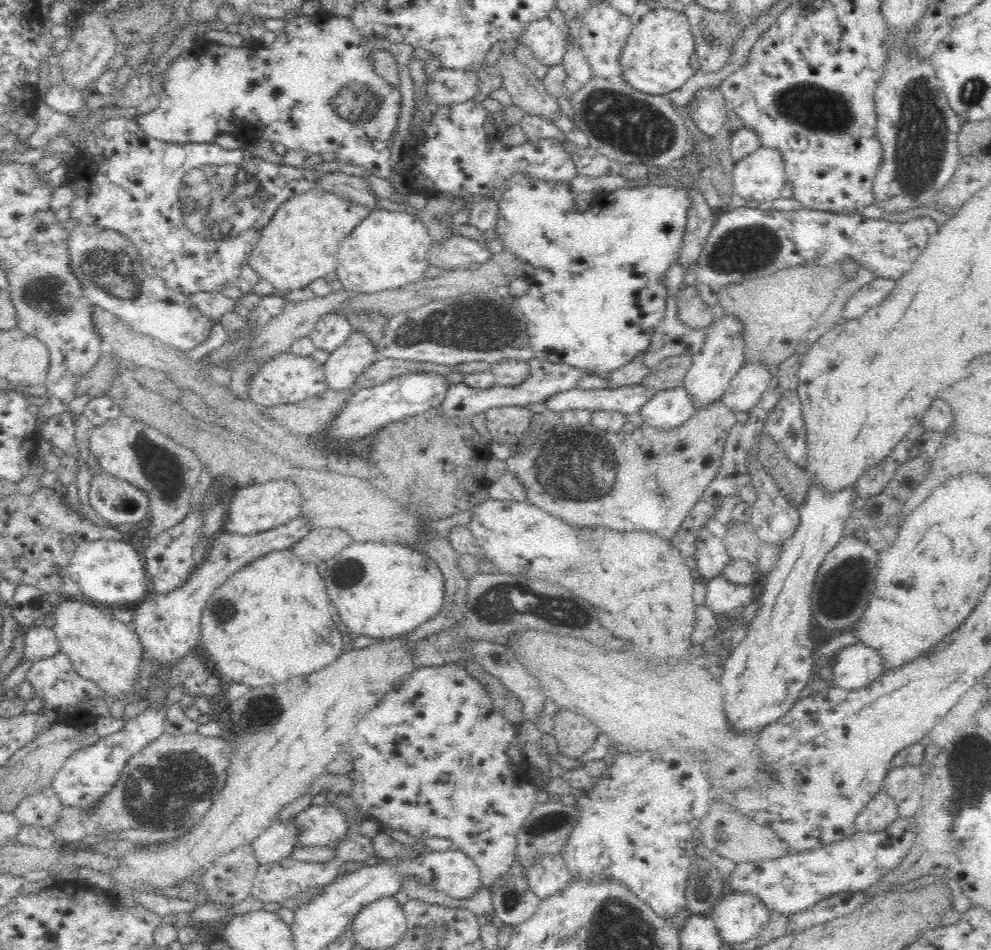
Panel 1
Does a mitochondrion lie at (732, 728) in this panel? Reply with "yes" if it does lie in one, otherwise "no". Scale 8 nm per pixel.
no

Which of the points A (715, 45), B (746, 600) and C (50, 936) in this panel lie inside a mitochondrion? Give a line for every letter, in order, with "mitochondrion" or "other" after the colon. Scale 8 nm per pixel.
A: mitochondrion
B: other
C: other

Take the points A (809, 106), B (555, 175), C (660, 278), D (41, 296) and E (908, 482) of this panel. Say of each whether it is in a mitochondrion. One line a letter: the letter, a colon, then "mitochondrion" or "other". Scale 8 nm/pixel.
A: mitochondrion
B: other
C: other
D: mitochondrion
E: other

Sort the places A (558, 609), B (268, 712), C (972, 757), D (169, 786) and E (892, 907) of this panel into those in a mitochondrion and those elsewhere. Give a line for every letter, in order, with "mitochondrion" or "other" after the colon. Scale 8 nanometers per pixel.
A: mitochondrion
B: mitochondrion
C: mitochondrion
D: mitochondrion
E: other

